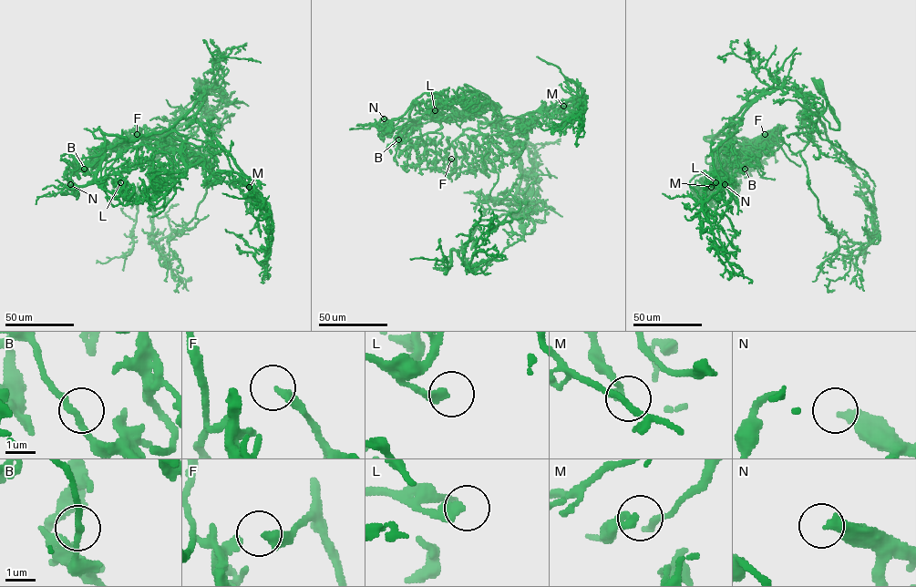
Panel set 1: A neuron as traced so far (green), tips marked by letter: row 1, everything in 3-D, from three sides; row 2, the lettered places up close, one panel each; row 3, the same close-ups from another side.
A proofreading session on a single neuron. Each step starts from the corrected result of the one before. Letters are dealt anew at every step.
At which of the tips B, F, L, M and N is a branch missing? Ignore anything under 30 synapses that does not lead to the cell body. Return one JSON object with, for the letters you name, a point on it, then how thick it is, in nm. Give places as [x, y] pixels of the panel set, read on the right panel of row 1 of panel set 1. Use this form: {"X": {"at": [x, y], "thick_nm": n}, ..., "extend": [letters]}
{"N": {"at": [725, 184], "thick_nm": 320}, "extend": ["N"]}

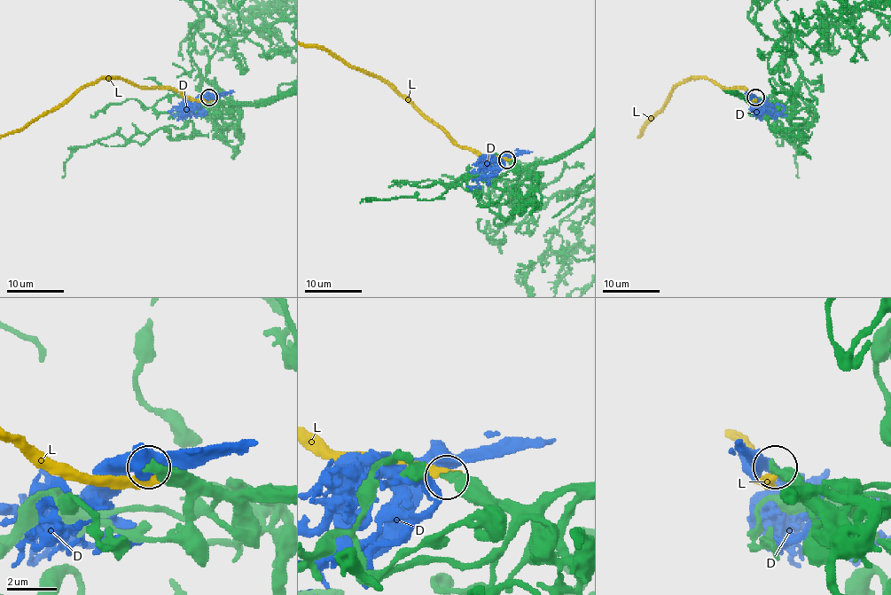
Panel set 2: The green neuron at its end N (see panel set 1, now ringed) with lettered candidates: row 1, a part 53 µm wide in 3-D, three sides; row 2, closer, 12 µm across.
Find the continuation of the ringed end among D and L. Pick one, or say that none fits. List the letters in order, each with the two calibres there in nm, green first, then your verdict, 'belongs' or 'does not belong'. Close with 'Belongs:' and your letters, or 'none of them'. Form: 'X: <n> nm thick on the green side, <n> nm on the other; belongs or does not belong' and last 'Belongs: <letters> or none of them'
D: 400 nm thick on the green side, 440 nm on the other; does not belong
L: 600 nm thick on the green side, 380 nm on the other; does not belong
Belongs: none of them

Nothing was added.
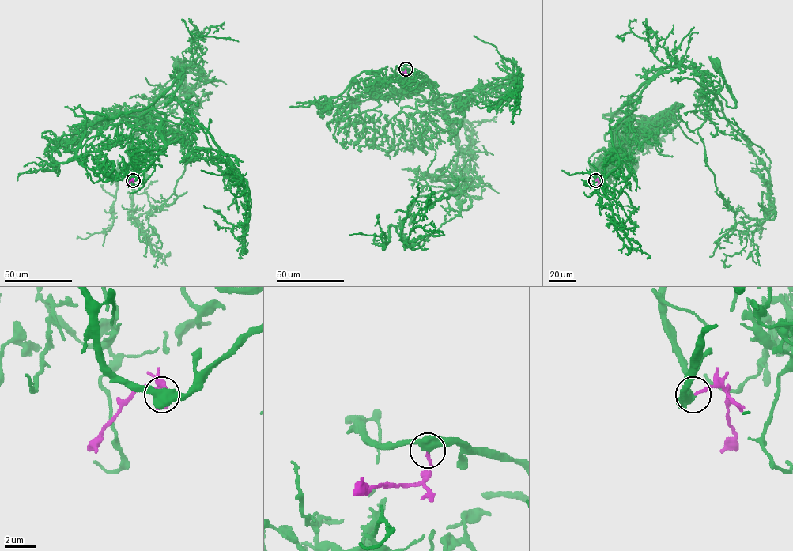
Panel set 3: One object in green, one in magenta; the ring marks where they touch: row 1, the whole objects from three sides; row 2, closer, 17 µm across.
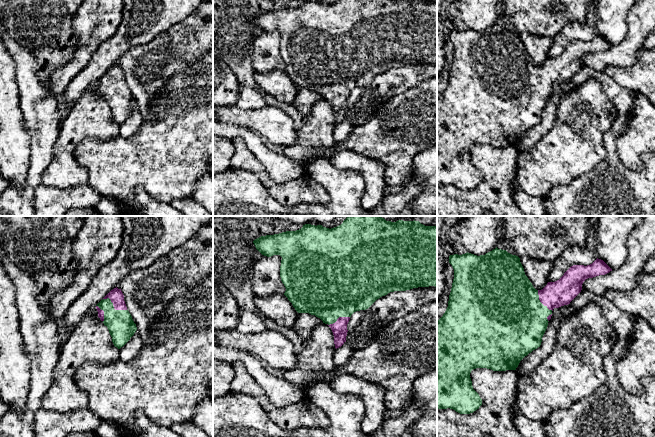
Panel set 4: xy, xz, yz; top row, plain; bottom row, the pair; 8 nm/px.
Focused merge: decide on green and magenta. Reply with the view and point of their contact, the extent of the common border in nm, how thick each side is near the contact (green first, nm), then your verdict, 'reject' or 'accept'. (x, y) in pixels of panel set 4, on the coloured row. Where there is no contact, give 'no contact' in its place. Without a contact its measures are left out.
xy (113, 307) | 220 nm | 220/120 nm | accept

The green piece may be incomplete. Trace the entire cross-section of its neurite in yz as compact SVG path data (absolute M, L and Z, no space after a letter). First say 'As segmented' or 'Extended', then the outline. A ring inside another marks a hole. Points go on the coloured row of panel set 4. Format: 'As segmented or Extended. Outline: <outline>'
Extended. Outline: M497 247L480 256L468 252L450 255L449 263L454 269L454 279L448 307L437 321L437 409L450 408L460 414L473 413L482 405L482 399L472 386L470 373L473 369L516 370L525 356L540 347L553 309L570 304L581 292L586 279L612 271L597 258L587 266L571 266L559 280L548 282L542 290L536 290L525 275L520 258Z

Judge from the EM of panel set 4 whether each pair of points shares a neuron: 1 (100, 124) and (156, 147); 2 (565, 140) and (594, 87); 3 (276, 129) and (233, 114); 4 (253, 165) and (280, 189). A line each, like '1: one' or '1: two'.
1: two
2: one
3: one
4: one

